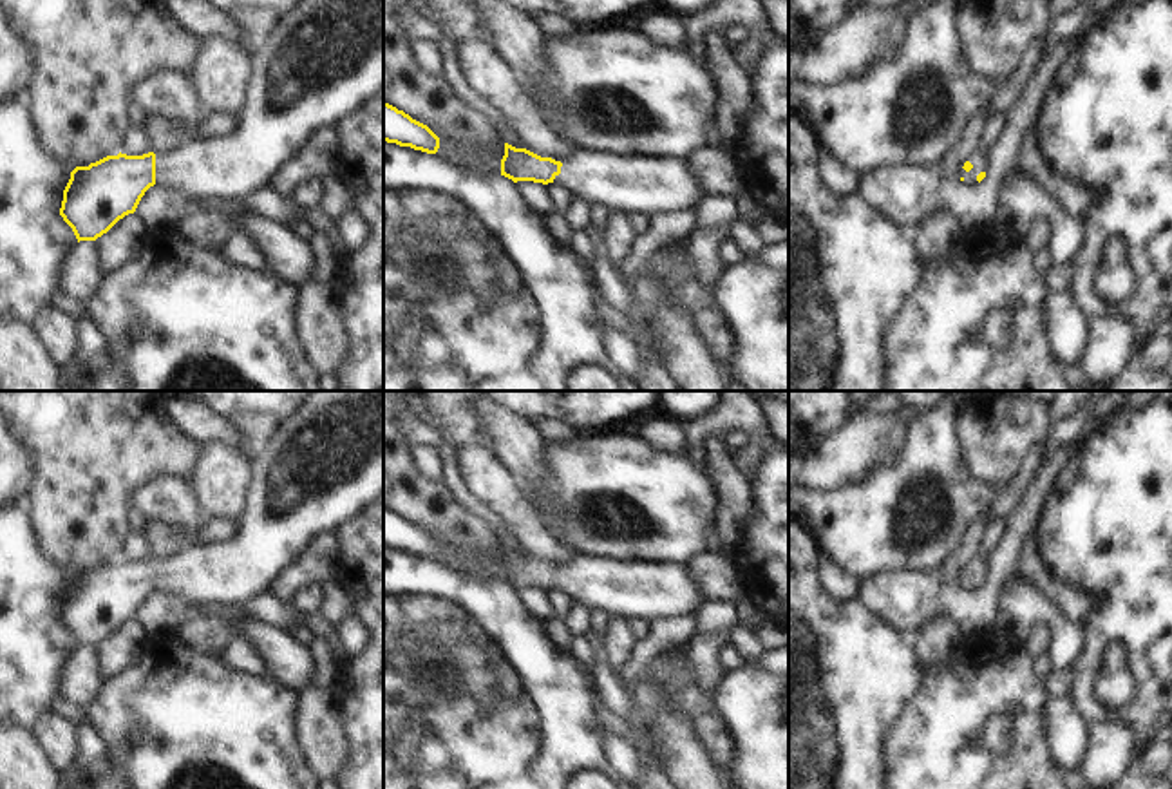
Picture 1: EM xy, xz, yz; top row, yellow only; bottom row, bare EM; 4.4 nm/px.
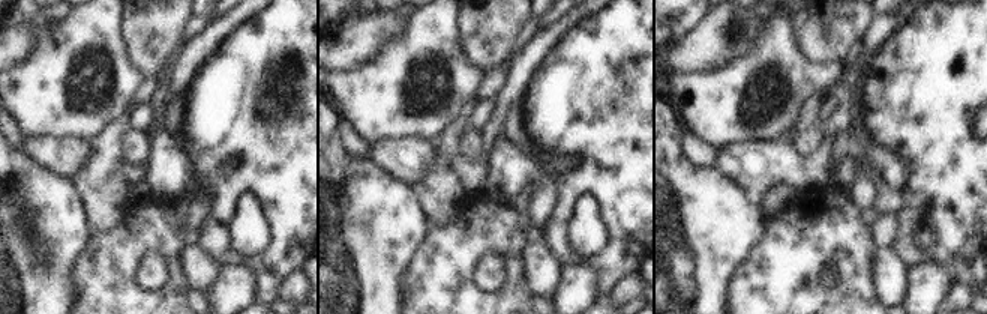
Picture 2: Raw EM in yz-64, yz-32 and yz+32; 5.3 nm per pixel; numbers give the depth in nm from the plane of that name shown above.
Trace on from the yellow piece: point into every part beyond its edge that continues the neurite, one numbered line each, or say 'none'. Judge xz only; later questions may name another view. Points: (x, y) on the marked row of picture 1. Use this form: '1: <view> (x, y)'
1: xz (632, 183).

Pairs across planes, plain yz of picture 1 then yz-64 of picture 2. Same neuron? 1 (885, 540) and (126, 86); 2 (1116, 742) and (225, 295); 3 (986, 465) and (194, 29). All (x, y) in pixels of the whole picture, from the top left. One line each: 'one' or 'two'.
1: one
2: one
3: two

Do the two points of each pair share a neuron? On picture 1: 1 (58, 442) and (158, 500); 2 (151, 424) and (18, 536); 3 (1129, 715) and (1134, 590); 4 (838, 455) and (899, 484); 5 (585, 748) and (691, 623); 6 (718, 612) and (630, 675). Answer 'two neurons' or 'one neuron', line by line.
1: two neurons
2: two neurons
3: one neuron
4: two neurons
5: two neurons
6: one neuron

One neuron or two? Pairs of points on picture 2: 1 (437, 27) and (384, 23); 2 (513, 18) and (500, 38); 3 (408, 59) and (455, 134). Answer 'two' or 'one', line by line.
1: two
2: one
3: two

